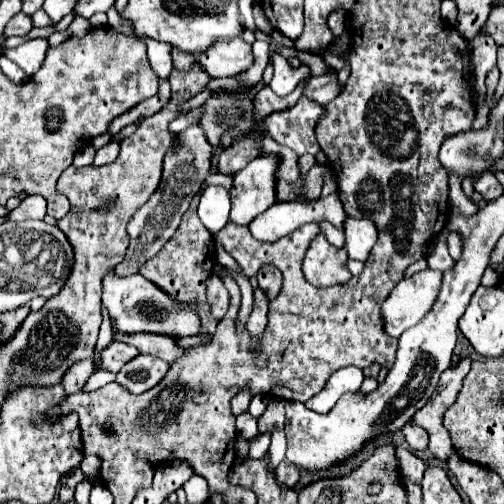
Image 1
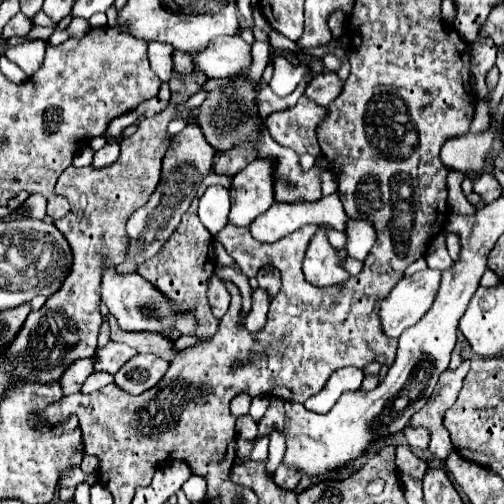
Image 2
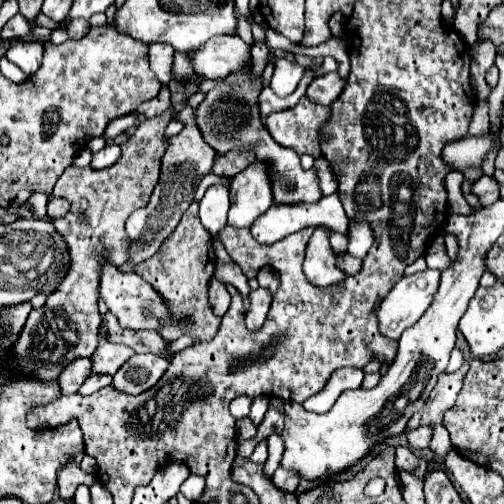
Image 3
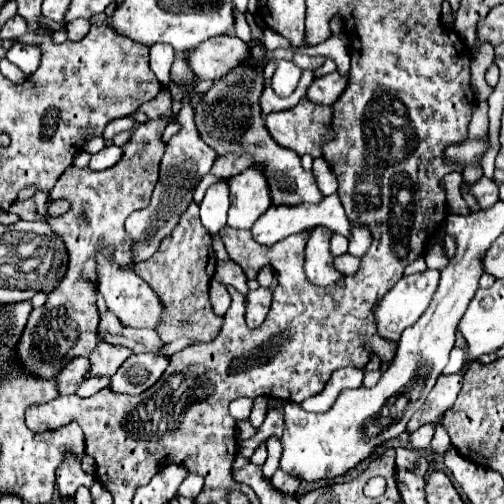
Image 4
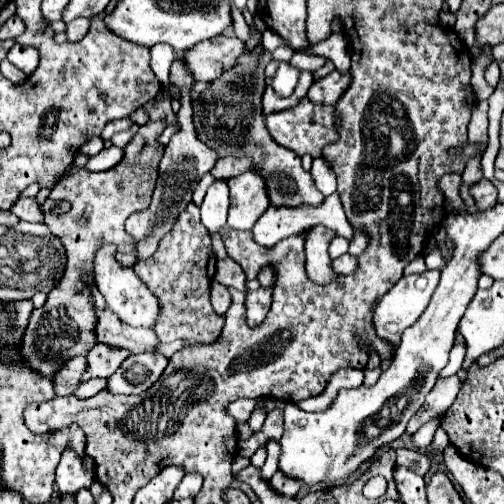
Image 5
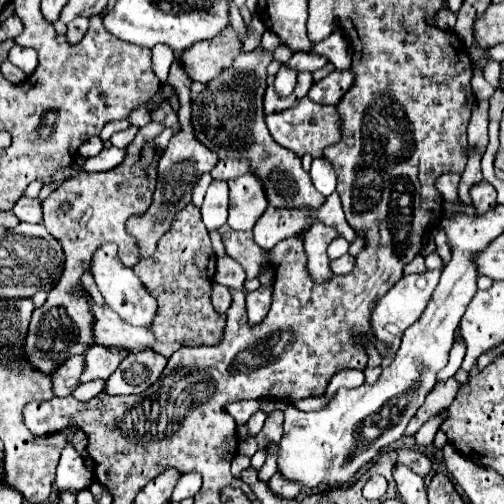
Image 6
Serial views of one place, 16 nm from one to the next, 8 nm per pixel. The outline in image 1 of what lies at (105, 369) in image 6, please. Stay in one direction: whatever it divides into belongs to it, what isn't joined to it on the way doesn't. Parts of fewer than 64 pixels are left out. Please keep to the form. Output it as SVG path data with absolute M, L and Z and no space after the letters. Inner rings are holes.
M112 342L102 350L102 368L108 368L112 372L118 372L126 362L136 358L140 352L124 342Z

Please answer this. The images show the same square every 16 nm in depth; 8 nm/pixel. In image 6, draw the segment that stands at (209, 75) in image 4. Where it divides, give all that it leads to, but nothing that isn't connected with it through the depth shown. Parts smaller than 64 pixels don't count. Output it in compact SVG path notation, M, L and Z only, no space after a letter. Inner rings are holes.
M220 34L188 48L188 52L182 54L182 62L192 80L208 82L230 68L238 54L242 54L242 42L236 36Z

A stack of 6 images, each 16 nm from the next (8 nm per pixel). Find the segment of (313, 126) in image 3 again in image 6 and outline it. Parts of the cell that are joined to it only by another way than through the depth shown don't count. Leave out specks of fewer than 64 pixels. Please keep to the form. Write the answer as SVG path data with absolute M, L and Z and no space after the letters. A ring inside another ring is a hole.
M308 98L300 100L300 104L290 108L290 110L268 114L266 124L268 124L268 130L270 130L272 138L280 146L296 152L296 156L310 154L312 158L322 158L322 150L340 140L340 118L336 116L336 108L316 104Z

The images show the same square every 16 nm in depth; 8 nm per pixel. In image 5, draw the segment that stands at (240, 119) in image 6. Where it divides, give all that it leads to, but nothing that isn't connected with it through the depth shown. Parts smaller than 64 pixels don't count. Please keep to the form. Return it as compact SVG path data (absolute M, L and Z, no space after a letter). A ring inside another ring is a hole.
M248 52L244 54L234 68L216 78L212 86L202 92L200 104L194 106L194 124L198 136L208 144L220 158L222 156L252 156L252 166L262 172L268 186L268 196L274 206L300 206L300 204L320 204L324 196L316 188L312 174L306 172L300 164L296 152L276 144L264 124L262 116L262 88L266 88L264 68L272 60L270 52L264 52L260 58Z

